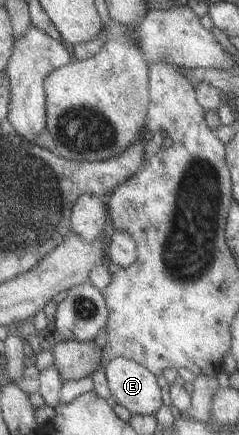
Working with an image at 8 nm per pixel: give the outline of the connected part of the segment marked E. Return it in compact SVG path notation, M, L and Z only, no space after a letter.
M114 357L104 363L109 393L131 415L155 415L162 407L162 389L156 375L133 360Z

